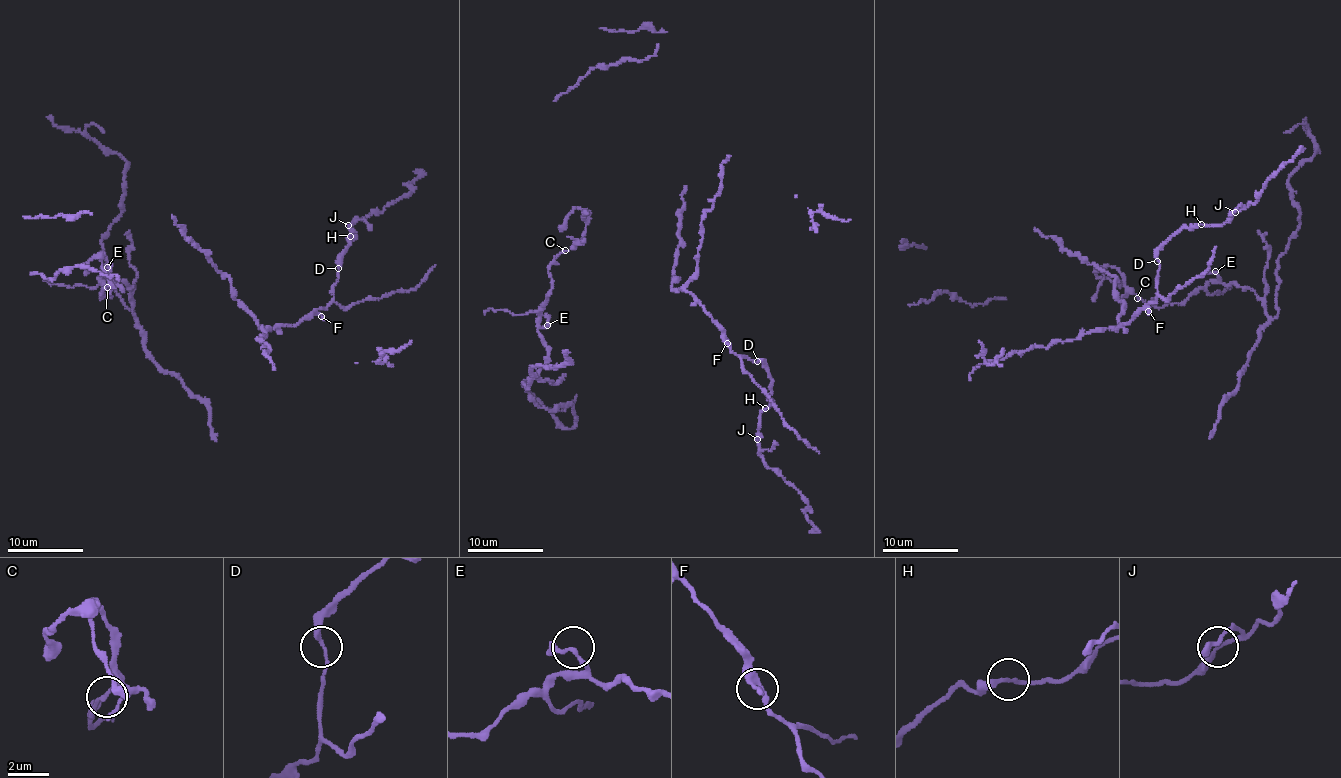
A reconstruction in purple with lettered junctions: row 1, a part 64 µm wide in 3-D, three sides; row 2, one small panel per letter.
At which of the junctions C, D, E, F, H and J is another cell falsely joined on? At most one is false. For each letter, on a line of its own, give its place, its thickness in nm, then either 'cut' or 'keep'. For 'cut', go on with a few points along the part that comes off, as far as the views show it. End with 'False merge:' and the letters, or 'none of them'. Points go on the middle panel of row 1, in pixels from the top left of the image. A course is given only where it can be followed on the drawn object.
C: at (565, 250); 160 nm thick; keep
D: at (757, 361); 240 nm thick; keep
E: at (547, 325); 190 nm thick; keep
F: at (727, 343); 220 nm thick; keep
H: at (765, 408); 180 nm thick; keep
J: at (757, 439); 200 nm thick; keep
False merge: none of them

